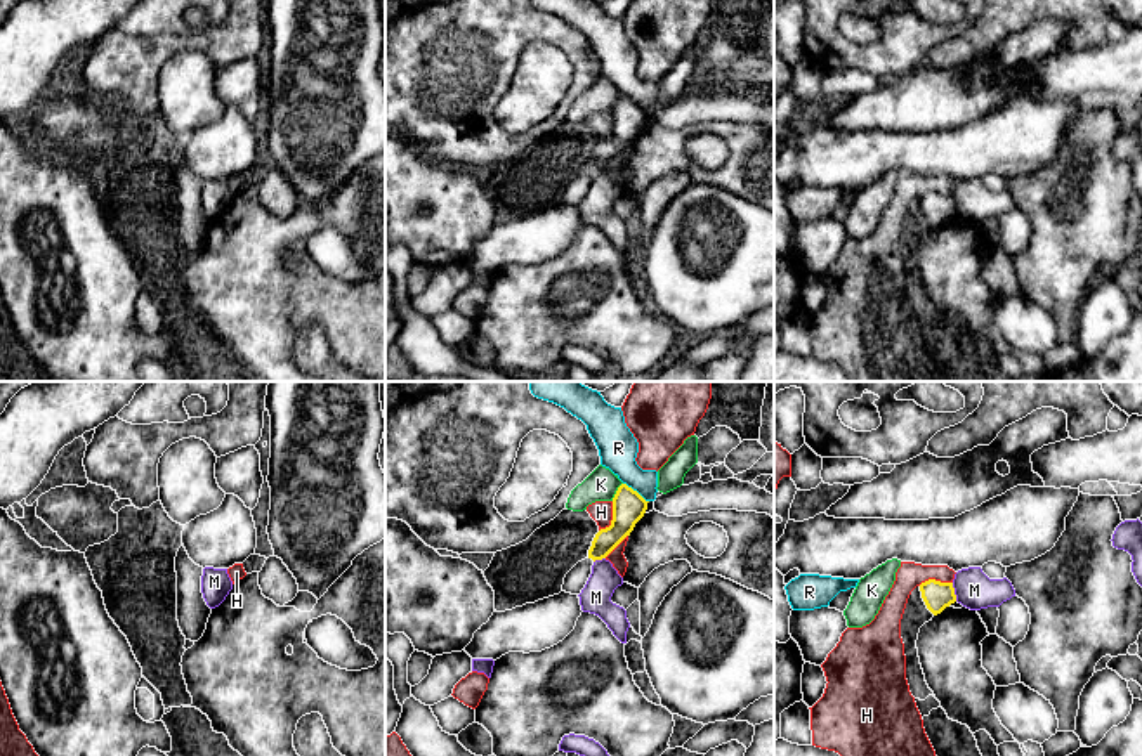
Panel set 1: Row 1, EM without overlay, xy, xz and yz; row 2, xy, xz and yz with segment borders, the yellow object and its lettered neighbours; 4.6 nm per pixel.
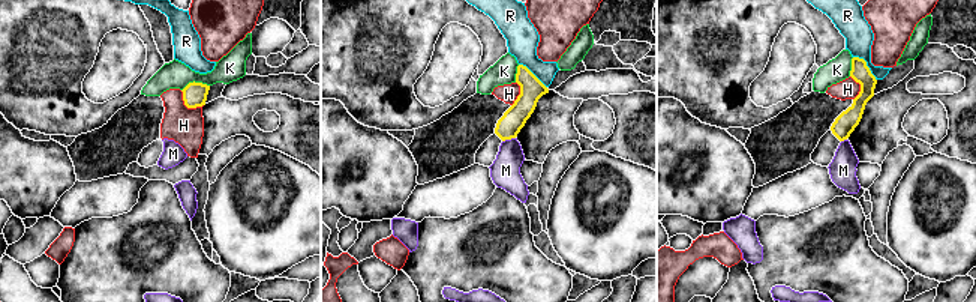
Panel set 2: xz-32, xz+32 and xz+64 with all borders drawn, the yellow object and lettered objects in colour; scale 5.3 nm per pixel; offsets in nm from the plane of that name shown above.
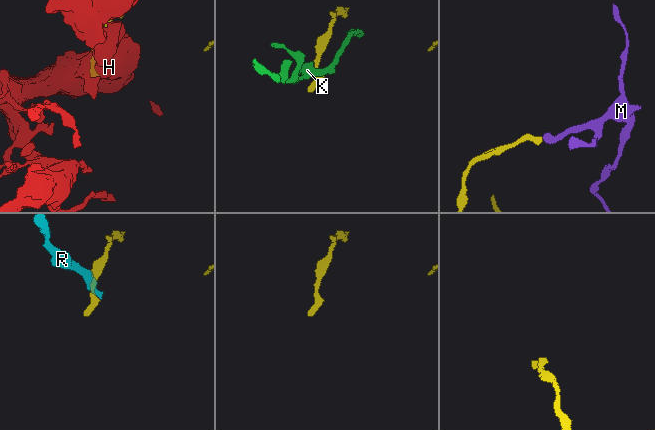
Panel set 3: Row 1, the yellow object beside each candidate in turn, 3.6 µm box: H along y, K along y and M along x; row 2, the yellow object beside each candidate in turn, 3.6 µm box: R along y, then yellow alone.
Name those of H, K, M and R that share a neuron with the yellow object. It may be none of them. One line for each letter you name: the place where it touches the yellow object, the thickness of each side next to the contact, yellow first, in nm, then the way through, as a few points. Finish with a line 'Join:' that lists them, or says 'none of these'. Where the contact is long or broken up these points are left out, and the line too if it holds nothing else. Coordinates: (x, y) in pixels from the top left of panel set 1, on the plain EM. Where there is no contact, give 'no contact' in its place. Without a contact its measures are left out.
Join: none of these

